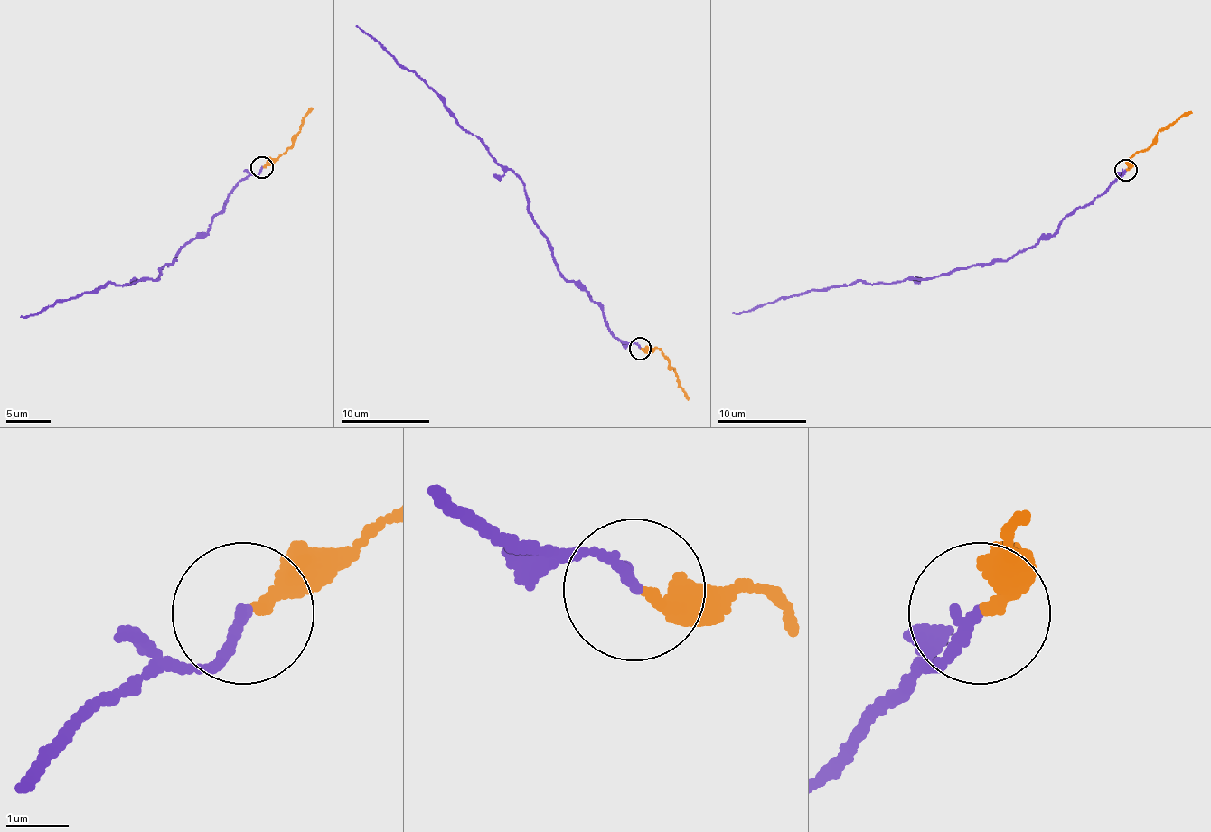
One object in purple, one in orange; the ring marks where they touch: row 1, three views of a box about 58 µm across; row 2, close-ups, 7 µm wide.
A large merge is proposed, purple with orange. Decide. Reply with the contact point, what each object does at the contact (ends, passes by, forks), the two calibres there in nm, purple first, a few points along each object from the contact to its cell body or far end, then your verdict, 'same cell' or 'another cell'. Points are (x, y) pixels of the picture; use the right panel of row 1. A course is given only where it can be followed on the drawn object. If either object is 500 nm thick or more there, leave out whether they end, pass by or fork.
(1126, 170) | purple ends | orange ends | 170/240 nm | purple via (1125, 169), (1112, 184), (1060, 222), (1052, 236), (1008, 259), (931, 277), (809, 290), (749, 312), (732, 312) | orange via (1126, 169), (1130, 167), (1131, 156), (1149, 147), (1163, 129), (1192, 112) | same cell

